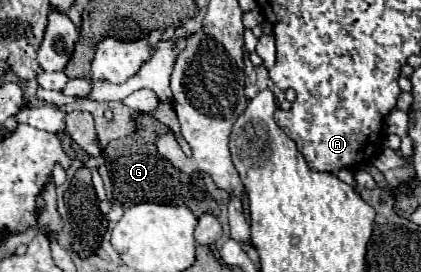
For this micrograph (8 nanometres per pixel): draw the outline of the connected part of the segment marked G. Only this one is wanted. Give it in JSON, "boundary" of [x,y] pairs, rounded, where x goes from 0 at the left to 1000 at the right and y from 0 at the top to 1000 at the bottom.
{"boundary":[[[337,415],[323,445],[323,474],[304,504],[261,518],[252,533],[247,592],[252,592],[252,614],[266,651],[271,739],[295,761],[314,761],[323,746],[347,746],[347,739],[390,746],[390,754],[428,754],[432,746],[466,798],[475,798],[480,783],[504,783],[508,798],[518,798],[523,790],[518,746],[494,717],[485,665],[470,651],[428,636],[404,592],[380,577],[371,563],[371,548],[361,548],[361,504],[371,489],[394,489],[394,482],[399,482],[394,460],[375,452],[361,423]]]}

